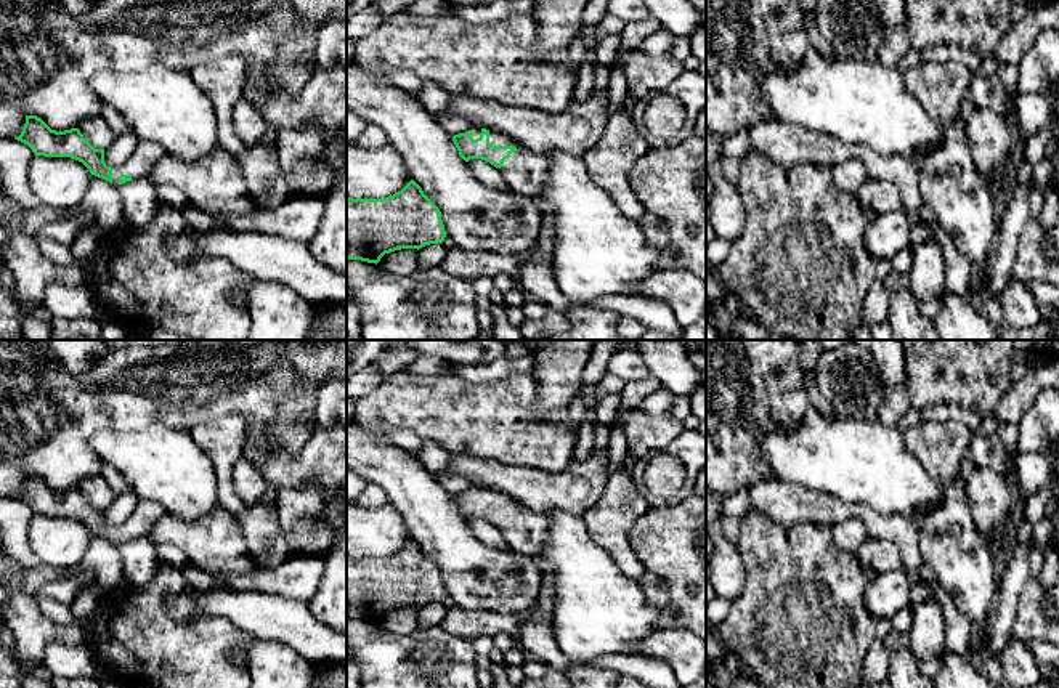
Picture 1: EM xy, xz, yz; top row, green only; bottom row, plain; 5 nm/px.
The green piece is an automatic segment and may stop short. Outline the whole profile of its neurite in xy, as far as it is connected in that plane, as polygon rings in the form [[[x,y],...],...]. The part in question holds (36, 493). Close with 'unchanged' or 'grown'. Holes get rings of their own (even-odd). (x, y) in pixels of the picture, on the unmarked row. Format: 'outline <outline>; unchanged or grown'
outline [[[26,475],[22,491],[14,499],[27,504],[35,515],[75,518],[82,521],[91,534],[114,545],[148,537],[154,524],[165,515],[162,505],[140,500],[120,526],[111,528],[104,521],[104,508],[95,508],[79,488],[56,491],[37,475]]]; grown

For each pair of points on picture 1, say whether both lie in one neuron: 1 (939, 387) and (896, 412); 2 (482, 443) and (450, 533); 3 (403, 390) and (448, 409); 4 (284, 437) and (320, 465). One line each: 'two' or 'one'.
1: two
2: two
3: one
4: two

